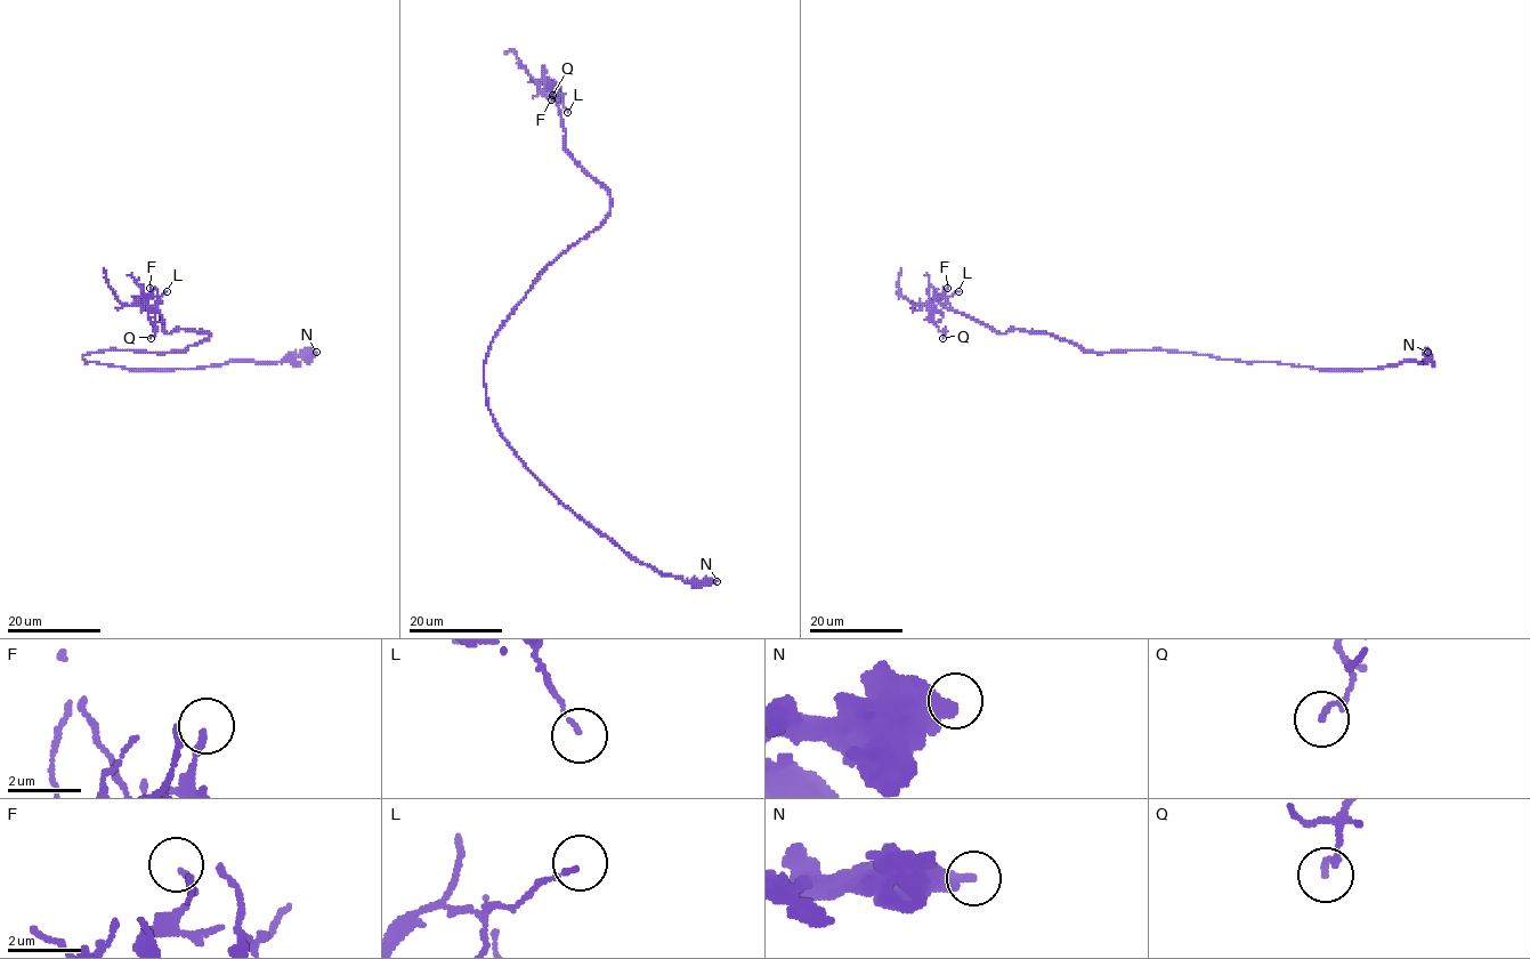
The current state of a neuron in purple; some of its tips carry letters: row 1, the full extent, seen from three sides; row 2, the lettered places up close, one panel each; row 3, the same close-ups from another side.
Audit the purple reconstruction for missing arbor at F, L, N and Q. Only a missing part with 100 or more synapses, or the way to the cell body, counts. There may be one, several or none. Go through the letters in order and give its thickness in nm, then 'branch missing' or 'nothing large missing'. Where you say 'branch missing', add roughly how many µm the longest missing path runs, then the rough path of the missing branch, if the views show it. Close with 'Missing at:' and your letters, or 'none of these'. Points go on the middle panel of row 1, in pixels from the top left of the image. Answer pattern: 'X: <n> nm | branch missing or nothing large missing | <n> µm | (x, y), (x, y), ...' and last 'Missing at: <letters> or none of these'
F: 170 nm | nothing large missing
L: 110 nm | nothing large missing
N: 400 nm | nothing large missing
Q: 160 nm | nothing large missing
Missing at: none of these

